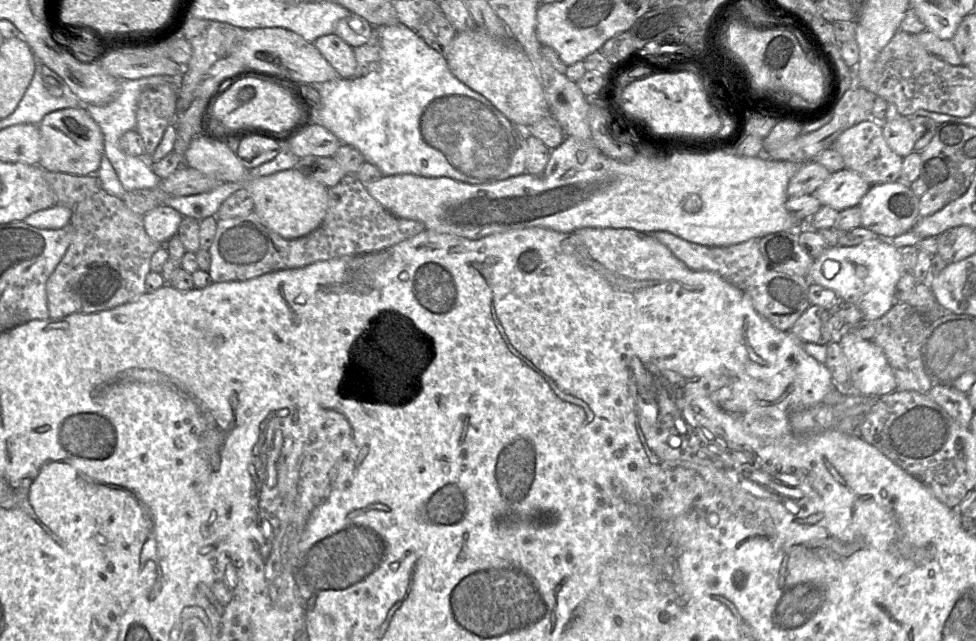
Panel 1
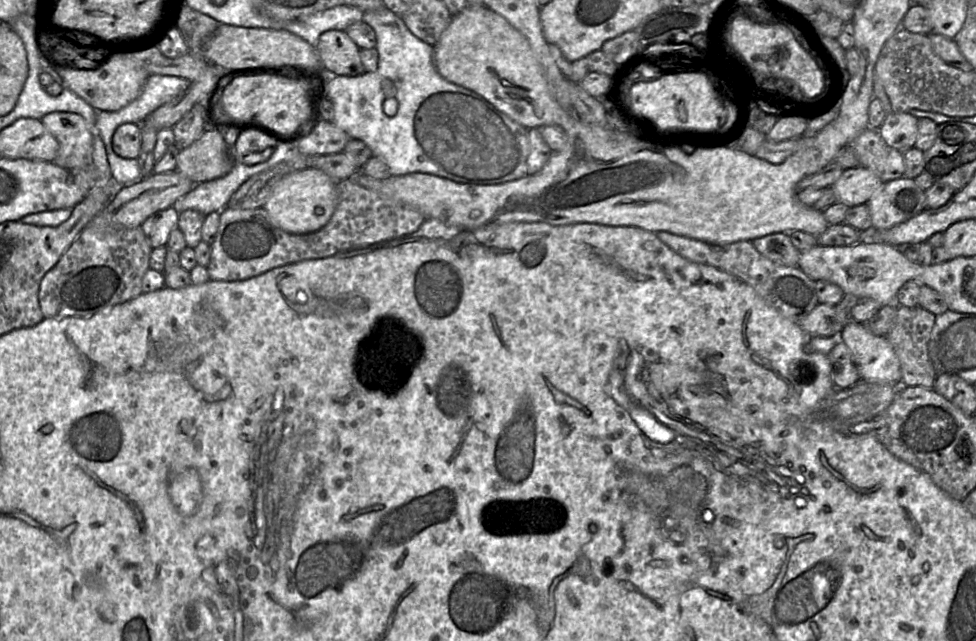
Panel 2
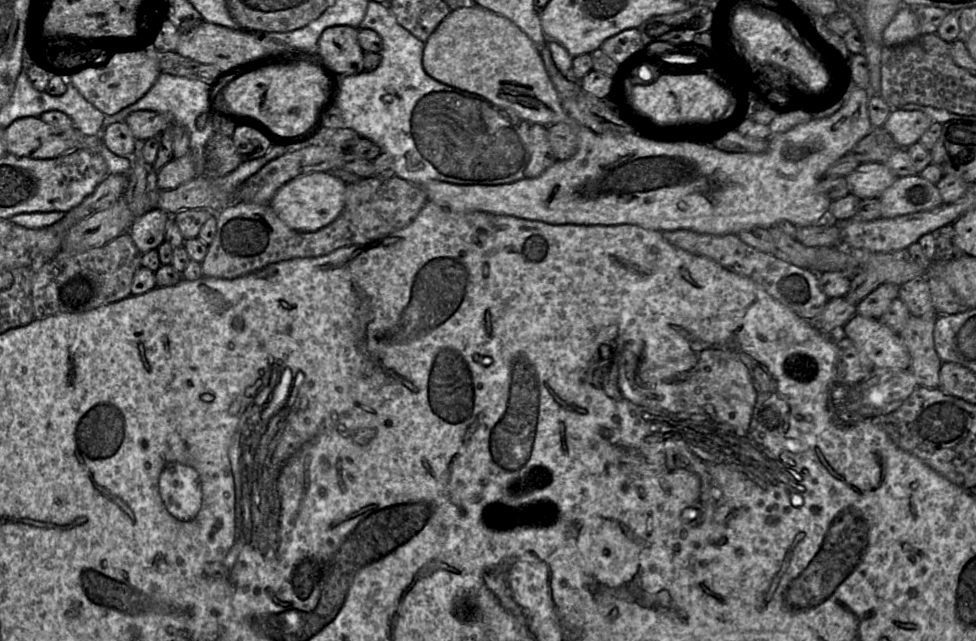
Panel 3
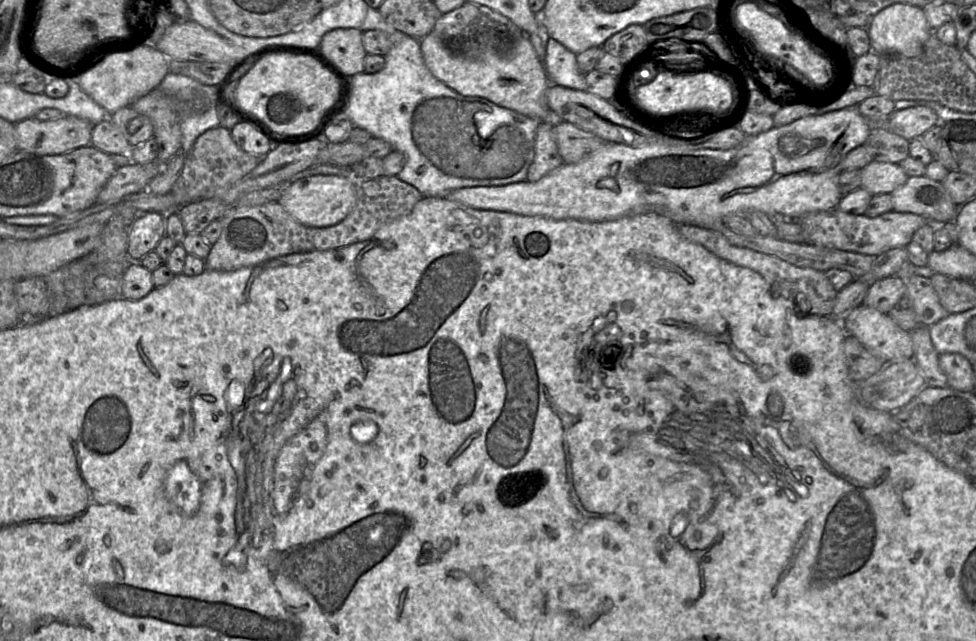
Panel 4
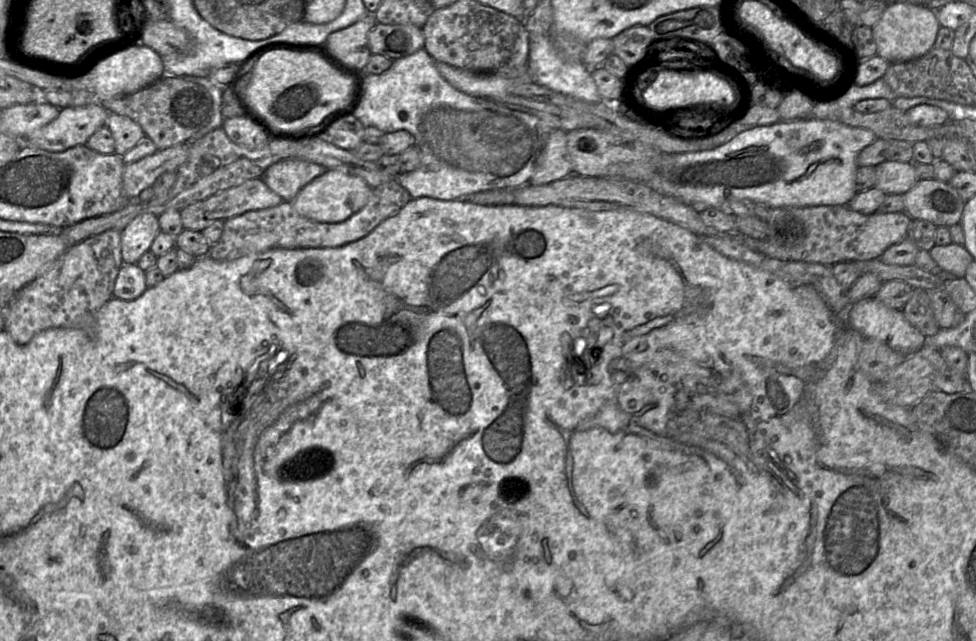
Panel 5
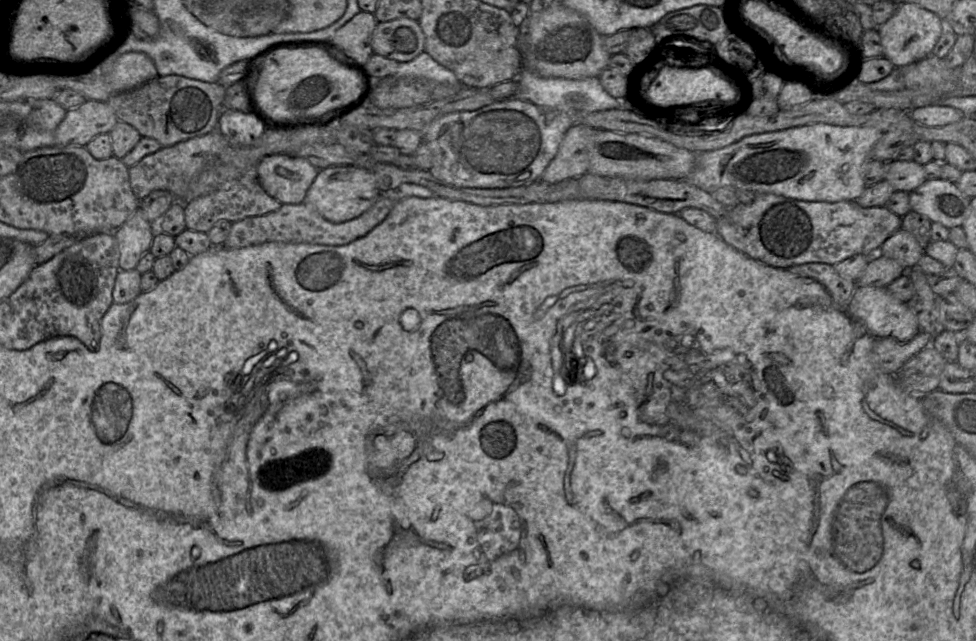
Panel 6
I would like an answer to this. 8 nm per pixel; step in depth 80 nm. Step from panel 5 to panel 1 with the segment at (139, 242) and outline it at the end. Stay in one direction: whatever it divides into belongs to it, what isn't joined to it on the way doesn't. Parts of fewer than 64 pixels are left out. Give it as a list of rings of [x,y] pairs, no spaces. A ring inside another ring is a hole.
[[[167,205],[155,207],[143,216],[146,233],[161,245],[178,233],[182,219],[181,213]]]

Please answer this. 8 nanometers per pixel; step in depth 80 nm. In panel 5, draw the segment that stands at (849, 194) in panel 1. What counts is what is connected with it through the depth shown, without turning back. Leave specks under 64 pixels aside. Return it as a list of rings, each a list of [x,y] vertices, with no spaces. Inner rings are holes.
[[[886,160],[875,166],[875,187],[886,194],[901,194],[909,191],[918,181],[912,162]]]

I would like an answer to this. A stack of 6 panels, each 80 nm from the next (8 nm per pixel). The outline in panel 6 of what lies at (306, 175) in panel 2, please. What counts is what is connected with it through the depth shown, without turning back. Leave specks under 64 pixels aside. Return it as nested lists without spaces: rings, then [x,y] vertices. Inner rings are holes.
[[[351,165],[331,166],[320,169],[306,193],[305,203],[326,220],[341,223],[357,218],[369,210],[377,201],[380,193],[372,172]]]

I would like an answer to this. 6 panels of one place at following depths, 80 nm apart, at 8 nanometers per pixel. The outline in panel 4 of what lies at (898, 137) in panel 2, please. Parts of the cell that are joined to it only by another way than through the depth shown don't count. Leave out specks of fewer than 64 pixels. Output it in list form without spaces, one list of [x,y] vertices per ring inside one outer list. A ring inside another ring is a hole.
[[[925,106],[895,110],[888,117],[888,129],[909,141],[921,138],[936,124],[938,124],[937,115]]]

